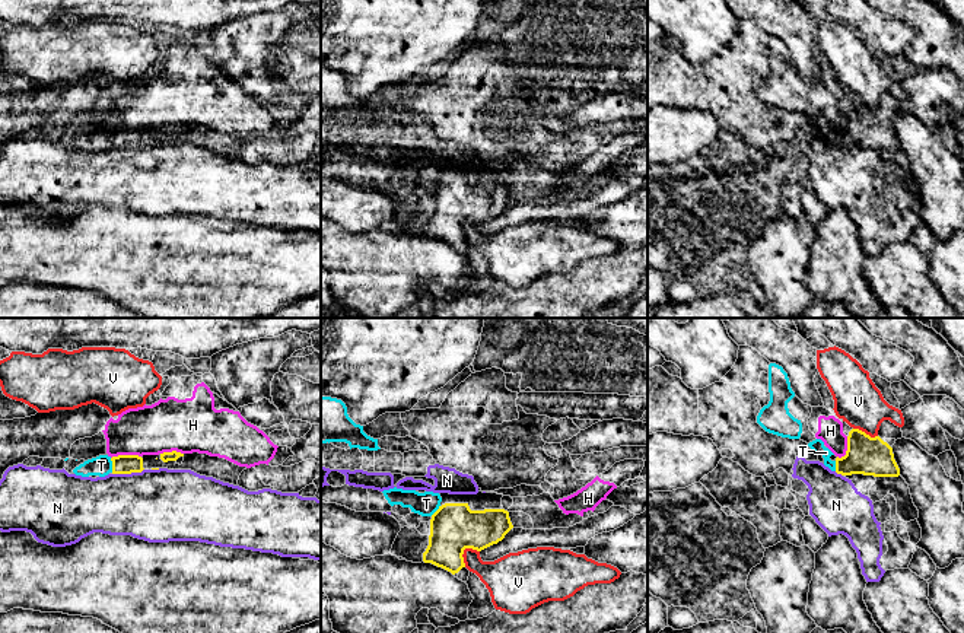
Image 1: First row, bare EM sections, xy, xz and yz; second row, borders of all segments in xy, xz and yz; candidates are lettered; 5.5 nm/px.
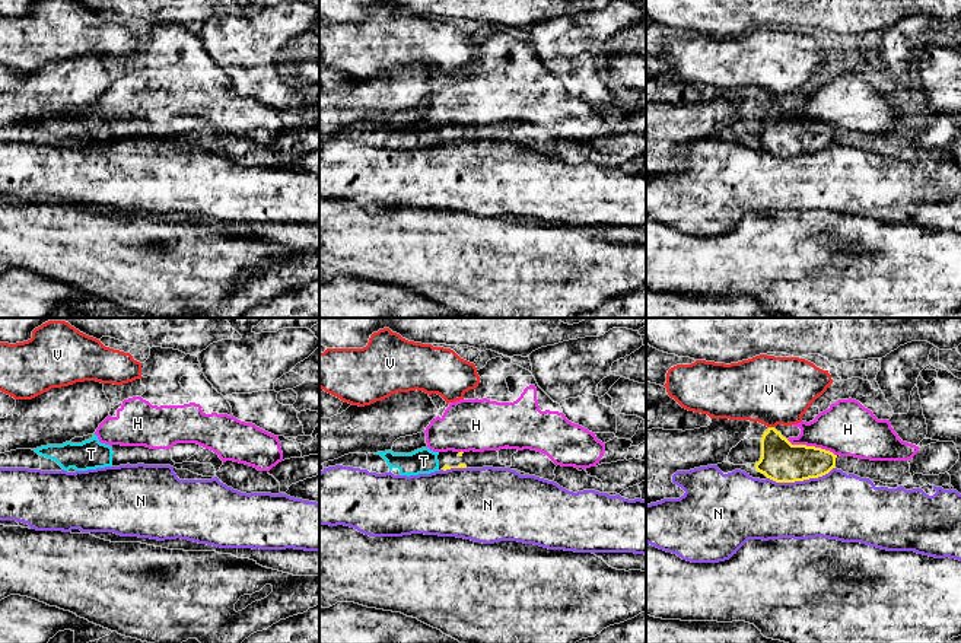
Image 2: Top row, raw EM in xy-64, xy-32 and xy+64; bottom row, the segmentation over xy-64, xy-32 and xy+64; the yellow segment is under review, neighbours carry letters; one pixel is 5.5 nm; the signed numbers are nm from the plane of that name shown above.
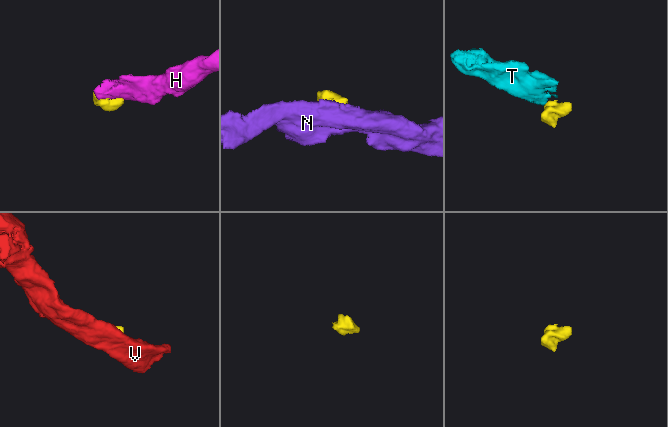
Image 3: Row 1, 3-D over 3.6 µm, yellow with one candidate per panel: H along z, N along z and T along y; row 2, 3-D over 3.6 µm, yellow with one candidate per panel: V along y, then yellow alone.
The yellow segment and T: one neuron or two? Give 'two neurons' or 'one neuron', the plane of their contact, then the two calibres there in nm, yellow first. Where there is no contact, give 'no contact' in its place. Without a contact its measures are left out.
two neurons | xy | 110/120 nm

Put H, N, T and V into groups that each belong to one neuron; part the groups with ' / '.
H T / N / V

